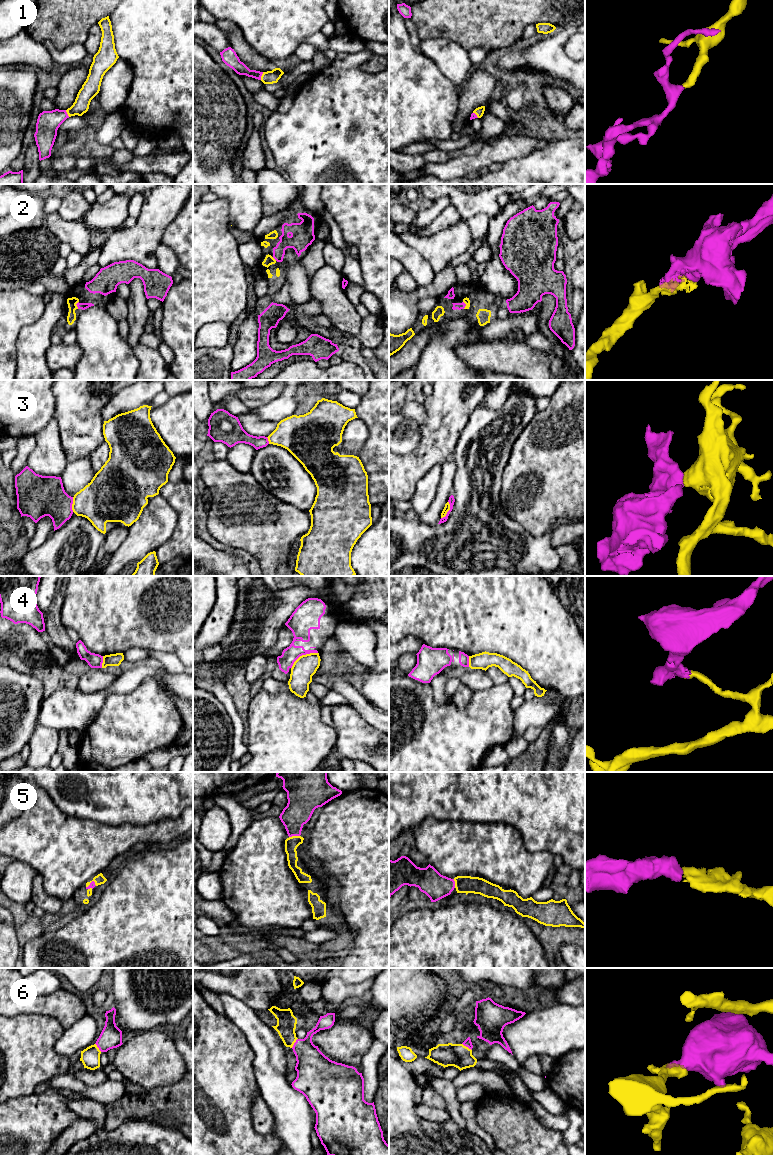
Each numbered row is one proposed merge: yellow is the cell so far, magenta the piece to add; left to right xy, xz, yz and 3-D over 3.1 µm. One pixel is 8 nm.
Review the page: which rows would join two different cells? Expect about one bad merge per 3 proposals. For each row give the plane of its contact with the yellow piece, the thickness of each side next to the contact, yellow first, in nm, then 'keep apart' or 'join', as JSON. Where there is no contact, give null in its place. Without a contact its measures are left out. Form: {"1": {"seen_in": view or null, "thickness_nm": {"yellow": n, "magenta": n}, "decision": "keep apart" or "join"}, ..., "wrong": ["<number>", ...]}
{"1": {"seen_in": "xz", "thickness_nm": {"yellow": 110, "magenta": 100}, "decision": "join"}, "2": {"seen_in": "xy", "thickness_nm": {"yellow": 70, "magenta": 60}, "decision": "join"}, "3": {"seen_in": "yz", "thickness_nm": {"yellow": 50, "magenta": 50}, "decision": "keep apart"}, "4": {"seen_in": "xz", "thickness_nm": {"yellow": 180, "magenta": 180}, "decision": "keep apart"}, "5": {"seen_in": "xz", "thickness_nm": {"yellow": 110, "magenta": 220}, "decision": "join"}, "6": {"seen_in": "yz", "thickness_nm": {"yellow": 190, "magenta": 60}, "decision": "join"}, "wrong": ["3", "4"]}

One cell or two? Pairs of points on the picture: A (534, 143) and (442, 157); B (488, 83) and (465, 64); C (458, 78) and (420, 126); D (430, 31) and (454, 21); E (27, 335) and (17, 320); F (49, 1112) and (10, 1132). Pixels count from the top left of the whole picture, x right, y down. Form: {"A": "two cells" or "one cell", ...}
{"A": "two cells", "B": "two cells", "C": "two cells", "D": "one cell", "E": "two cells", "F": "one cell"}

